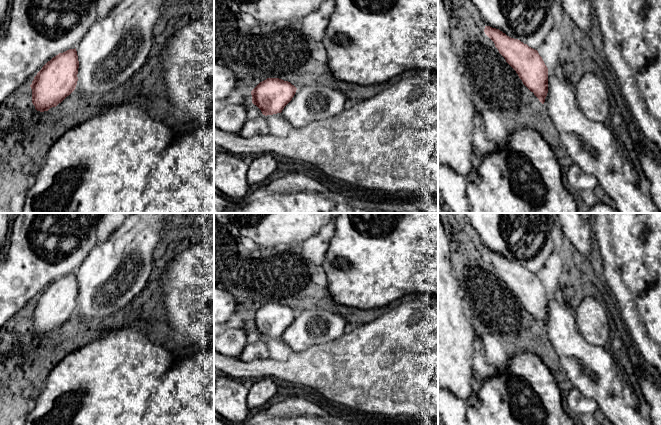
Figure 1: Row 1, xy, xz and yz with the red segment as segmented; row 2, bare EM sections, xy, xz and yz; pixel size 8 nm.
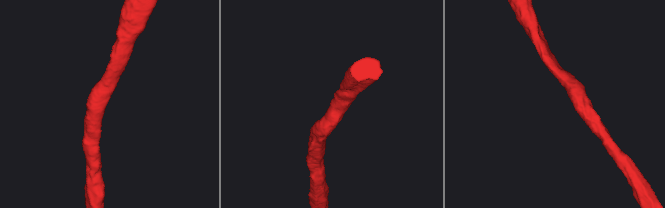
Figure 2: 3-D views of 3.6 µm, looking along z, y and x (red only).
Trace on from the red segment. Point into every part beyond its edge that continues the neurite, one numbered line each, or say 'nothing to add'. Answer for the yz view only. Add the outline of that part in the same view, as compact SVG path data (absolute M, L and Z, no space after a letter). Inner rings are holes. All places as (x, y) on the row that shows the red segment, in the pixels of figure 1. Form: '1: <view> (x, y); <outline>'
nothing to add

